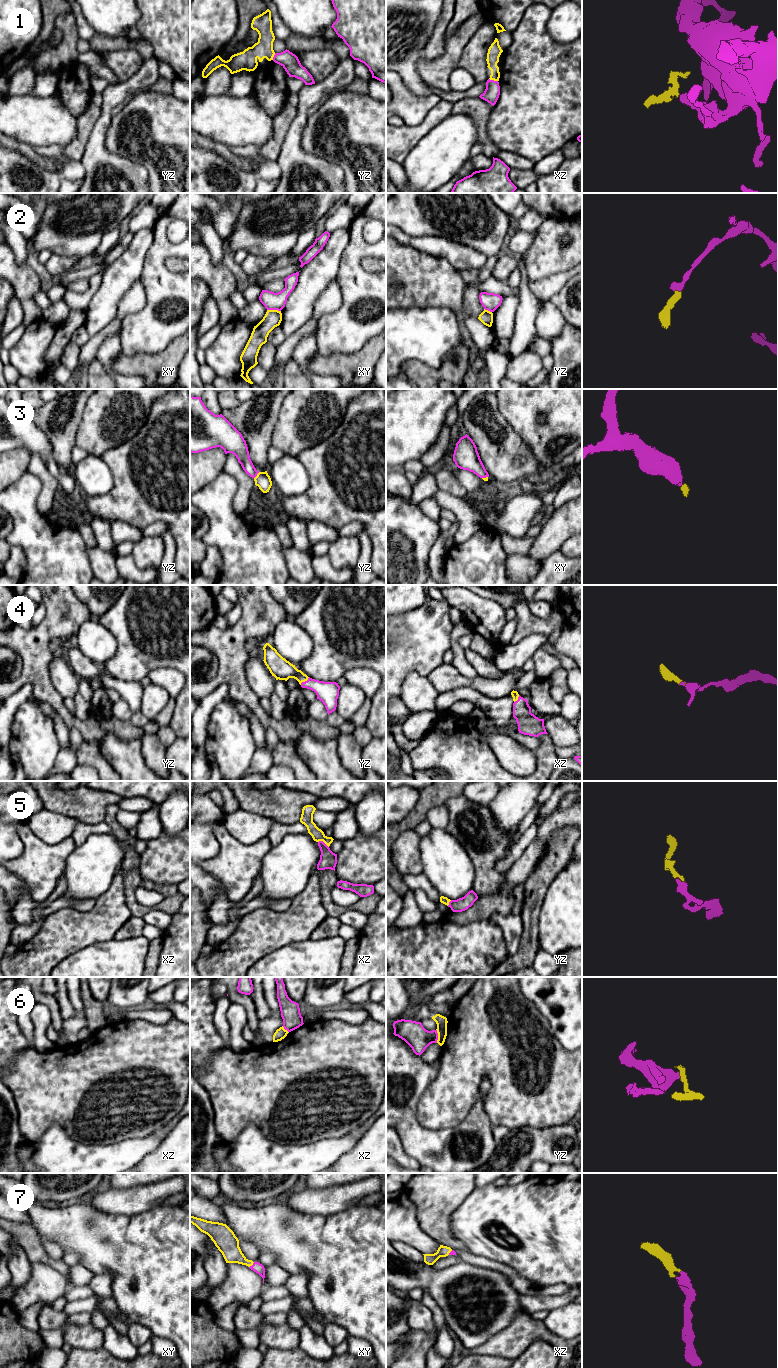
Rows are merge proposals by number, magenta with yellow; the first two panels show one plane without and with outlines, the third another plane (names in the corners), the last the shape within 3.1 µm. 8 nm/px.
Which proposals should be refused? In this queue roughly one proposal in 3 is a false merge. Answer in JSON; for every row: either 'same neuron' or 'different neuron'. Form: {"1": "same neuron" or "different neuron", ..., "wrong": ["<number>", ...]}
{"1": "different neuron", "2": "different neuron", "3": "same neuron", "4": "same neuron", "5": "same neuron", "6": "different neuron", "7": "same neuron", "wrong": ["1", "2", "6"]}

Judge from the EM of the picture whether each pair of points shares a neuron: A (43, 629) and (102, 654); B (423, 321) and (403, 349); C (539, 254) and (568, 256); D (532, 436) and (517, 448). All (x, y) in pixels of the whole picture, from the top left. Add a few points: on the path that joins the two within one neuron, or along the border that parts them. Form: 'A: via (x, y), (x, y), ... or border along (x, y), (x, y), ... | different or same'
A: border along (87, 620), (81, 624), (77, 634), (72, 639) | different
B: via (418, 328), (404, 342) | same
C: via (546, 256), (561, 256) | same
D: border along (510, 424), (512, 429), (529, 447), (538, 462) | different

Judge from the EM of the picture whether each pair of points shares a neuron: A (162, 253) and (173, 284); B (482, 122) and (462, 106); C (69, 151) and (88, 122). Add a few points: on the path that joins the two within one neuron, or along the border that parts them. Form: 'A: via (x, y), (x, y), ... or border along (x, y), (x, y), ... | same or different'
A: via (160, 261), (160, 271), (165, 276) | same
B: via (479, 116), (468, 106) | same
C: via (76, 144), (81, 139), (84, 129) | same

